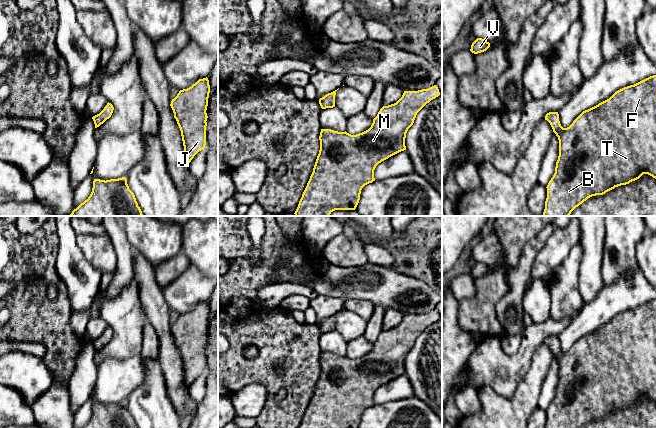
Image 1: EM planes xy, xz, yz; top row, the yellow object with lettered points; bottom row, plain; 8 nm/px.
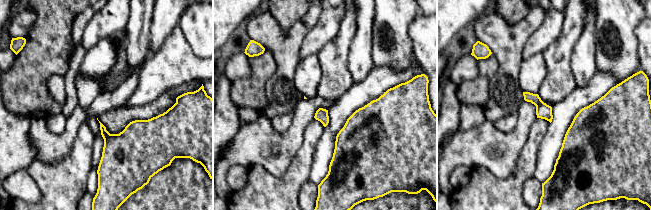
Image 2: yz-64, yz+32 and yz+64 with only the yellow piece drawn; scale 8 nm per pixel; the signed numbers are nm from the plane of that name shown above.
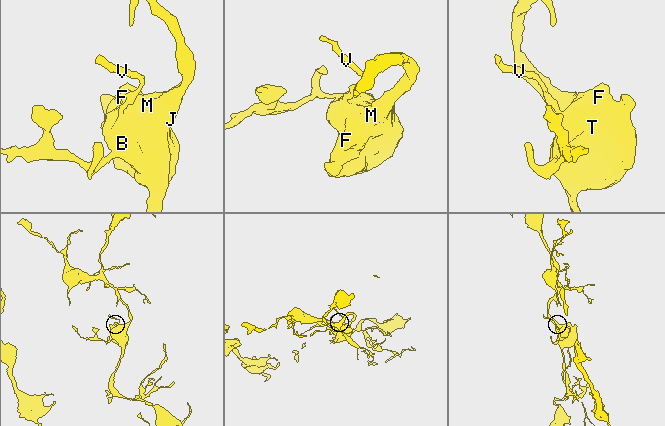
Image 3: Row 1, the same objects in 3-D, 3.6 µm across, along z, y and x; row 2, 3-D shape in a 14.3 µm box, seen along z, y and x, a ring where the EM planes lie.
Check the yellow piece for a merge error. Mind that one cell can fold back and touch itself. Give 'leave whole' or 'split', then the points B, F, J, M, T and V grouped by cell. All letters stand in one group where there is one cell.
leave whole; B F J M T V

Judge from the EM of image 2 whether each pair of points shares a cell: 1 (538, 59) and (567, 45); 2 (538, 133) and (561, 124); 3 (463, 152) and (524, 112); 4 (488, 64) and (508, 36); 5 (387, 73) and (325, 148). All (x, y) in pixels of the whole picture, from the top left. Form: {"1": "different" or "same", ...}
{"1": "different", "2": "different", "3": "same", "4": "different", "5": "same"}

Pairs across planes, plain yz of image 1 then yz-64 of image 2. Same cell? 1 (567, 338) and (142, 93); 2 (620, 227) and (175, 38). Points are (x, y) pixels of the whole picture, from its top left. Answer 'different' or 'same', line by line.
1: same
2: different

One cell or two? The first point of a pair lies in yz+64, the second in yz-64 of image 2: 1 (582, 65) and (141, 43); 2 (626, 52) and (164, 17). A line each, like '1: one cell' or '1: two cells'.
1: one cell
2: one cell

